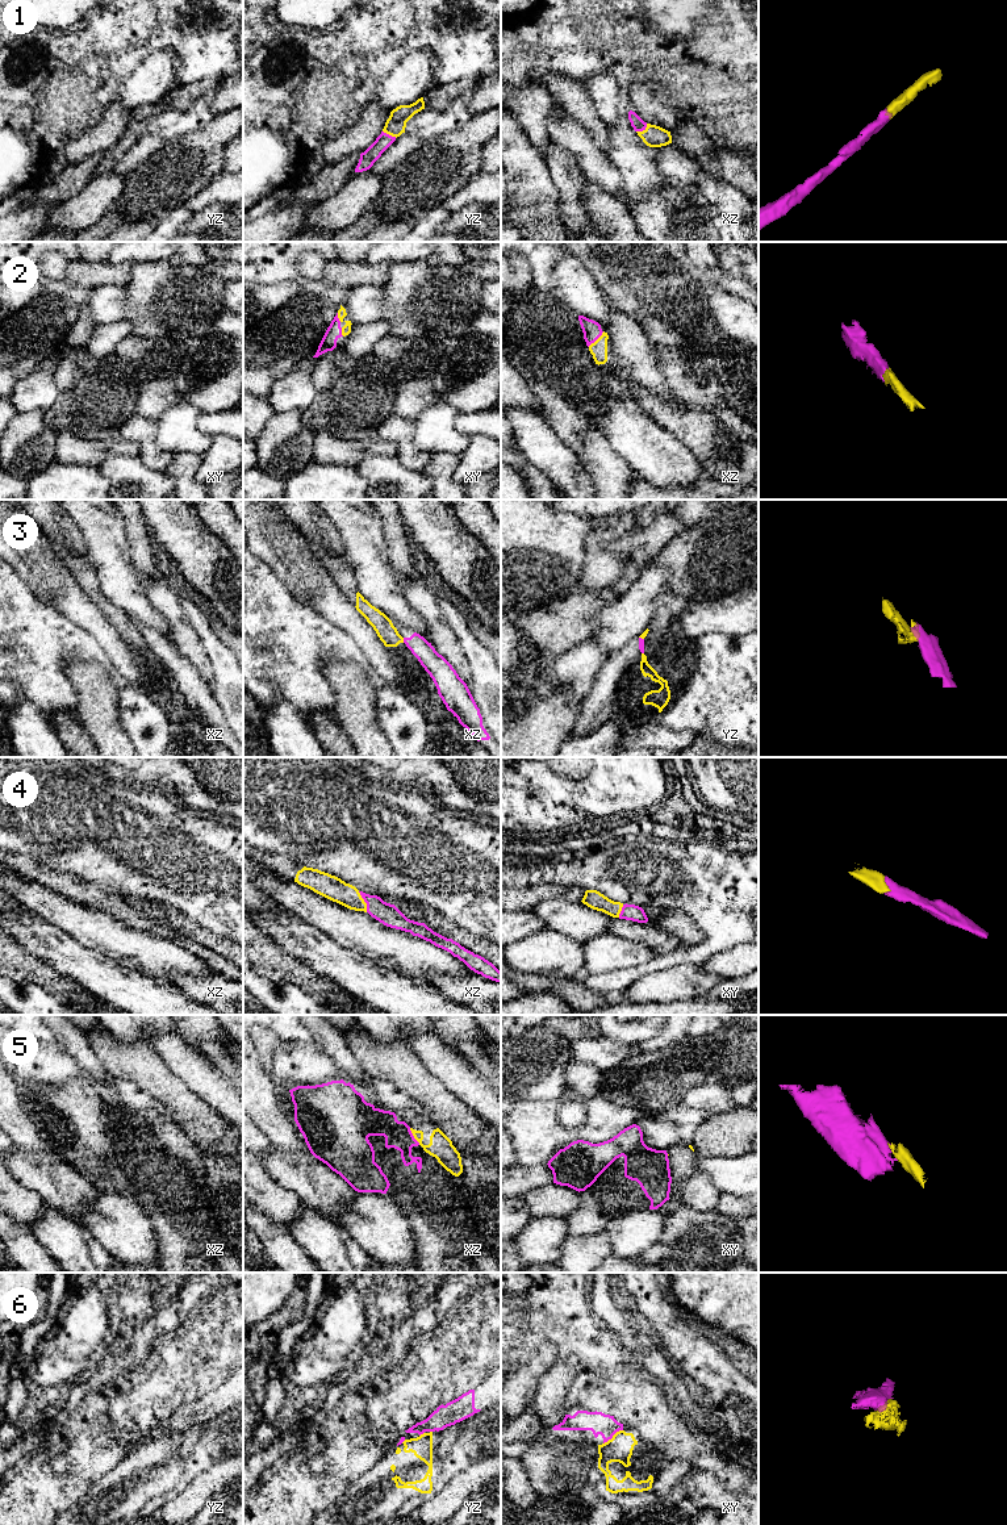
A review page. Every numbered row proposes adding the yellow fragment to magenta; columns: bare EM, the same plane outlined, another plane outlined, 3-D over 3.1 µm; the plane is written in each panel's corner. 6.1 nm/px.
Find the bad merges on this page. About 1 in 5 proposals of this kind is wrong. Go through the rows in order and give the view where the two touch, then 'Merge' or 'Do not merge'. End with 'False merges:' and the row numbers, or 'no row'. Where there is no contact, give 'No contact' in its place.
1: Touches magenta in xz. Merge
2: Touches magenta in xz. Merge
3: Touches magenta in xz. Do not merge
4: Touches magenta in xz. Merge
5: Touches magenta in xz. Do not merge
6: Touches magenta in xy. Do not merge
False merges: 3, 5, 6

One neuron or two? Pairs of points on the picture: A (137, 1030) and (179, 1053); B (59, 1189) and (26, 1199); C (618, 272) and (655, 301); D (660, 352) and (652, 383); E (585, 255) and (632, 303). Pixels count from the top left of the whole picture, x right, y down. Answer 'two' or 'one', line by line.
A: two
B: two
C: one
D: two
E: one

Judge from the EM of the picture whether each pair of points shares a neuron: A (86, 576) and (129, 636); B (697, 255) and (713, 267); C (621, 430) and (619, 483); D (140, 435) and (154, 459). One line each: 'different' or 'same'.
A: same
B: same
C: different
D: same

